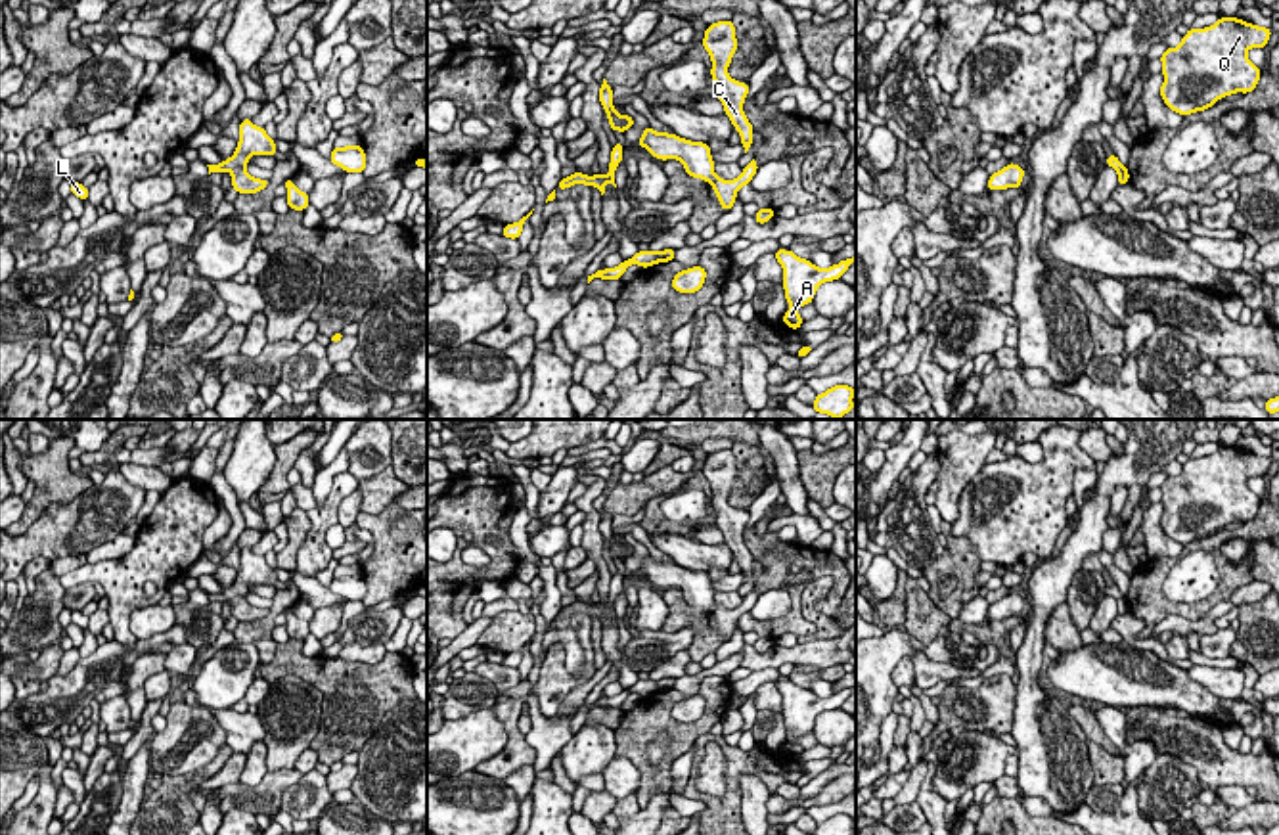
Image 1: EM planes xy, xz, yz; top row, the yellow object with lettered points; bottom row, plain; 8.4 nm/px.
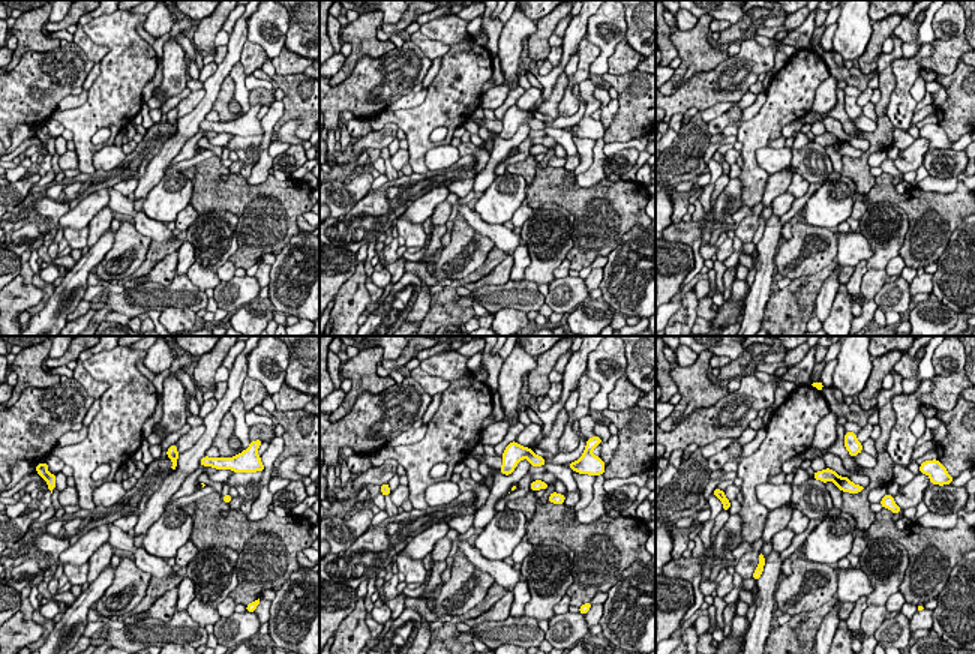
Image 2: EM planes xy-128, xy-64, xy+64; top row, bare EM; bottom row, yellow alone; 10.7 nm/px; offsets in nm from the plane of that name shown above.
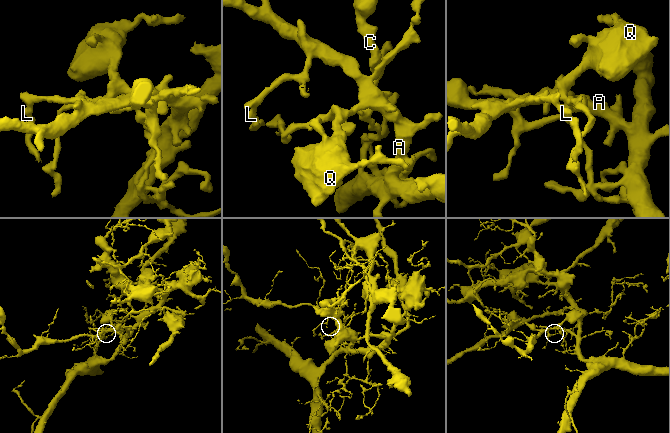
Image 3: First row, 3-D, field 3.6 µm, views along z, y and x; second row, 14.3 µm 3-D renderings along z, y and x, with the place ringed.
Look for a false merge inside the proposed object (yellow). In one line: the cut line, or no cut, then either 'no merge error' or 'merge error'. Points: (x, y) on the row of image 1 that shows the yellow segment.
cut xy (244, 167), (230, 171); merge error

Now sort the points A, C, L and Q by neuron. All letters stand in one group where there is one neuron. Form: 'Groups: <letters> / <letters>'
Groups: A L Q / C

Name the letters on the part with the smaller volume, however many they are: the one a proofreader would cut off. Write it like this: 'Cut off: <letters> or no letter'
Cut off: C

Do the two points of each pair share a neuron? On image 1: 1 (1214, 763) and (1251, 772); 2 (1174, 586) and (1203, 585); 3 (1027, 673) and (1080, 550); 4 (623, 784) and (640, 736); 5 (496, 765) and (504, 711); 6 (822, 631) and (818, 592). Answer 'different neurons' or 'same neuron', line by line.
1: same neuron
2: same neuron
3: same neuron
4: different neurons
5: same neuron
6: same neuron

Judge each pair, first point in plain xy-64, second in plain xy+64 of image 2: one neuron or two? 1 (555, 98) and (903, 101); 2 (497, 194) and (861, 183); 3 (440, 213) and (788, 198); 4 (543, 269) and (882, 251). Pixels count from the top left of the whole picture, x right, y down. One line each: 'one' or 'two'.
1: two
2: two
3: one
4: one

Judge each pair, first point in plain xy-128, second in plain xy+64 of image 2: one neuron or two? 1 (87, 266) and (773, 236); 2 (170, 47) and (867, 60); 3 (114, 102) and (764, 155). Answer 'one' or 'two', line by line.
1: two
2: two
3: two

